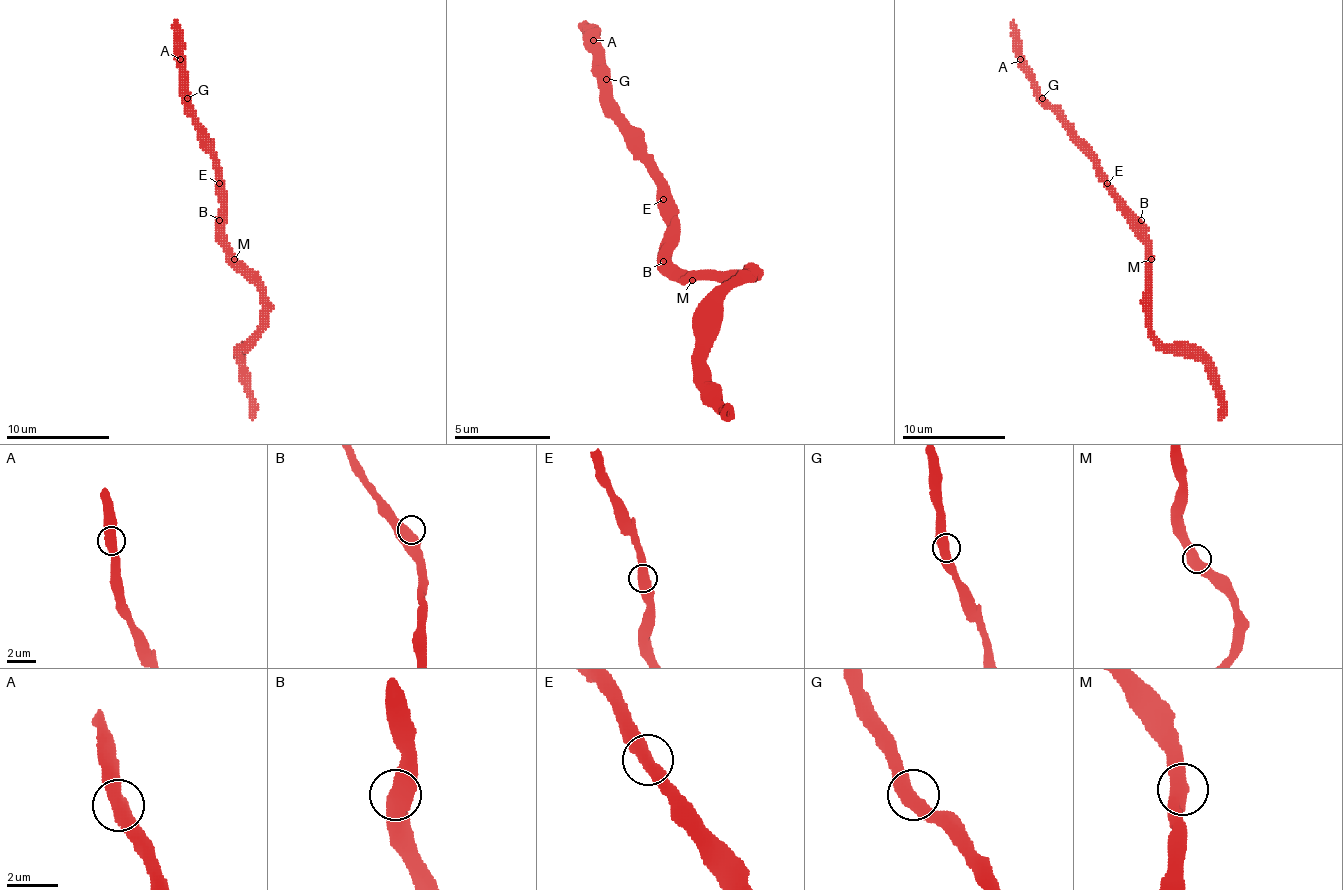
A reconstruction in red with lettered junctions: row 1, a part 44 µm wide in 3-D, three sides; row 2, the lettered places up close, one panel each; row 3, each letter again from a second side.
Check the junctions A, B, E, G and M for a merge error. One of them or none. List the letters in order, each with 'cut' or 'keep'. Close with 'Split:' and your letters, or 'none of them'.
A: keep
B: keep
E: keep
G: keep
M: keep
Split: none of them

